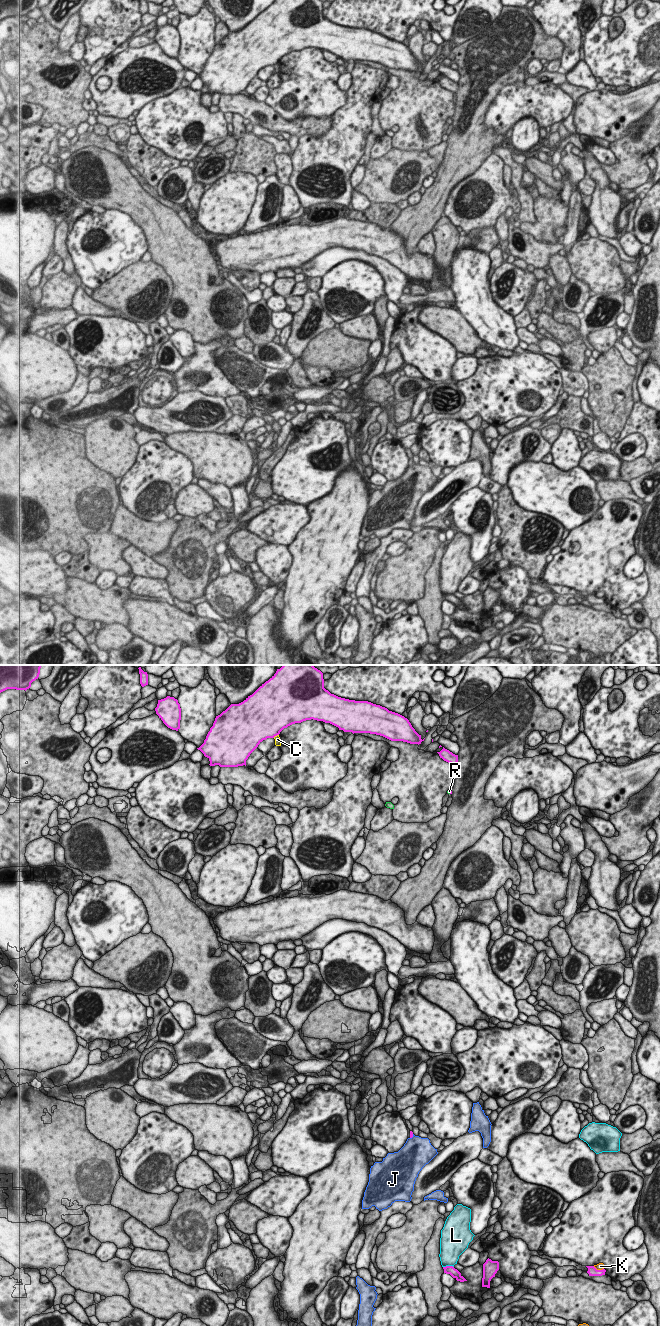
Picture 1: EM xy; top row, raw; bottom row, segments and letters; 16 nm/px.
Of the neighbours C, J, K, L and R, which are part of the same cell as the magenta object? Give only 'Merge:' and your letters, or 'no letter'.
Merge: R

